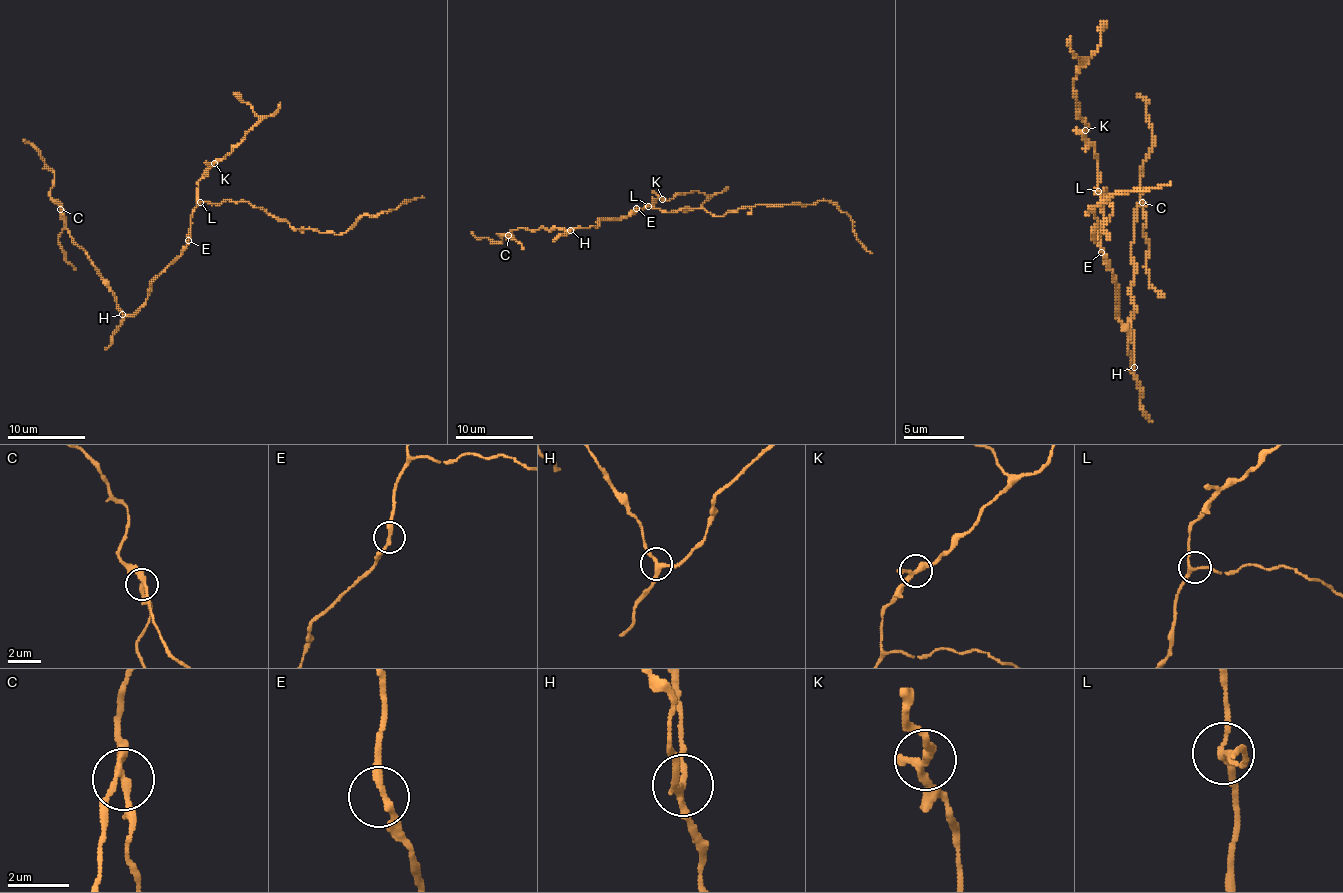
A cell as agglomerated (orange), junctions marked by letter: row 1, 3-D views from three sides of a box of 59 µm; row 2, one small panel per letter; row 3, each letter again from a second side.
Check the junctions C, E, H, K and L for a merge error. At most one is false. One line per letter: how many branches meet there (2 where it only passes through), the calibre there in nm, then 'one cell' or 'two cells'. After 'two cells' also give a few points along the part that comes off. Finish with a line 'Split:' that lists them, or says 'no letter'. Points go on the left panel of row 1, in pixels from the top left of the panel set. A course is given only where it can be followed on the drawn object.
C: 3 branches meet; 240 nm thick; two cells; foreign part runs (60, 209), (64, 221), (58, 239), (60, 248), (76, 270)
E: 2 branches meet; 240 nm thick; one cell
H: 3 branches meet; 200 nm thick; one cell
K: 3 branches meet; 240 nm thick; one cell
L: 3 branches meet; 180 nm thick; one cell
Split: C

